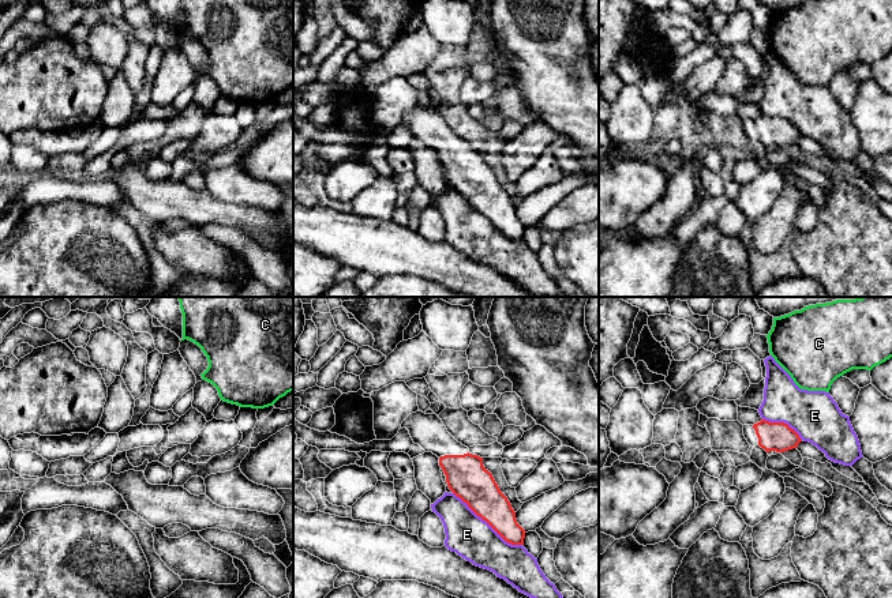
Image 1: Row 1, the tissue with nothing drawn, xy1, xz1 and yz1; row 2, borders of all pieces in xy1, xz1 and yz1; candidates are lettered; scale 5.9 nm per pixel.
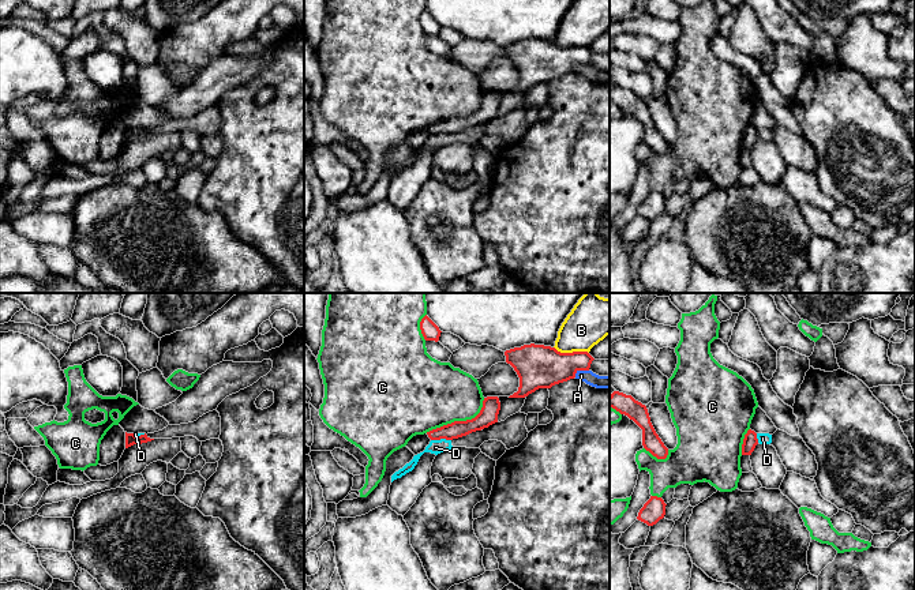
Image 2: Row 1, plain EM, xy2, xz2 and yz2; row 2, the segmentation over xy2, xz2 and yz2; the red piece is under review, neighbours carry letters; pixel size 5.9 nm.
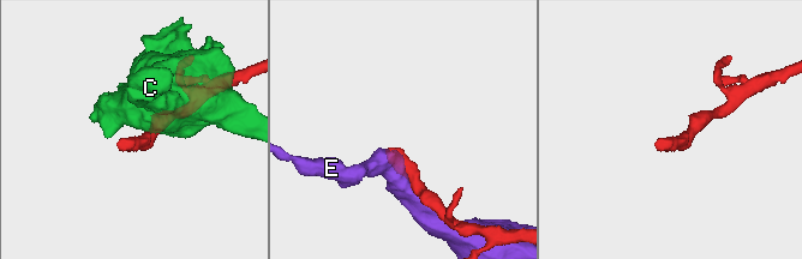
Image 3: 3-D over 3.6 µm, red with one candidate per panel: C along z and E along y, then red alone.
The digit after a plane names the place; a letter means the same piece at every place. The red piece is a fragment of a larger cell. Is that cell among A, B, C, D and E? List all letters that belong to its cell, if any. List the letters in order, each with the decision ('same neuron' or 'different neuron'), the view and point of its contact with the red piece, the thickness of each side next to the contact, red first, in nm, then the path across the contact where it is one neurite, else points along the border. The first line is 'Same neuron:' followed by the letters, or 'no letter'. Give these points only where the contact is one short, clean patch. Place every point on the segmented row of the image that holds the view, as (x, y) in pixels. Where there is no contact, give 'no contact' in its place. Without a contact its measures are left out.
Same neuron: no letter
A: different neuron; meets red in xz2 at (580, 369); 260 nm thick on the red side, 80 nm on the other; border along xz2 (588, 369), (580, 369), (574, 376)
B: different neuron; meets red in xz2 at (573, 352); 260 nm thick on the red side, 260 nm on the other; border along xz2 (554, 346), (561, 352), (588, 353)
C: different neuron; meets red in xz2 at (458, 421); 110 nm thick on the red side, 420 nm on the other
D: different neuron; meets red in xz2 at (441, 438); 100 nm thick on the red side, 80 nm on the other; border along xz2 (450, 439), (431, 440)
E: different neuron; meets red in xz1 at (487, 522); 240 nm thick on the red side, 260 nm on the other

